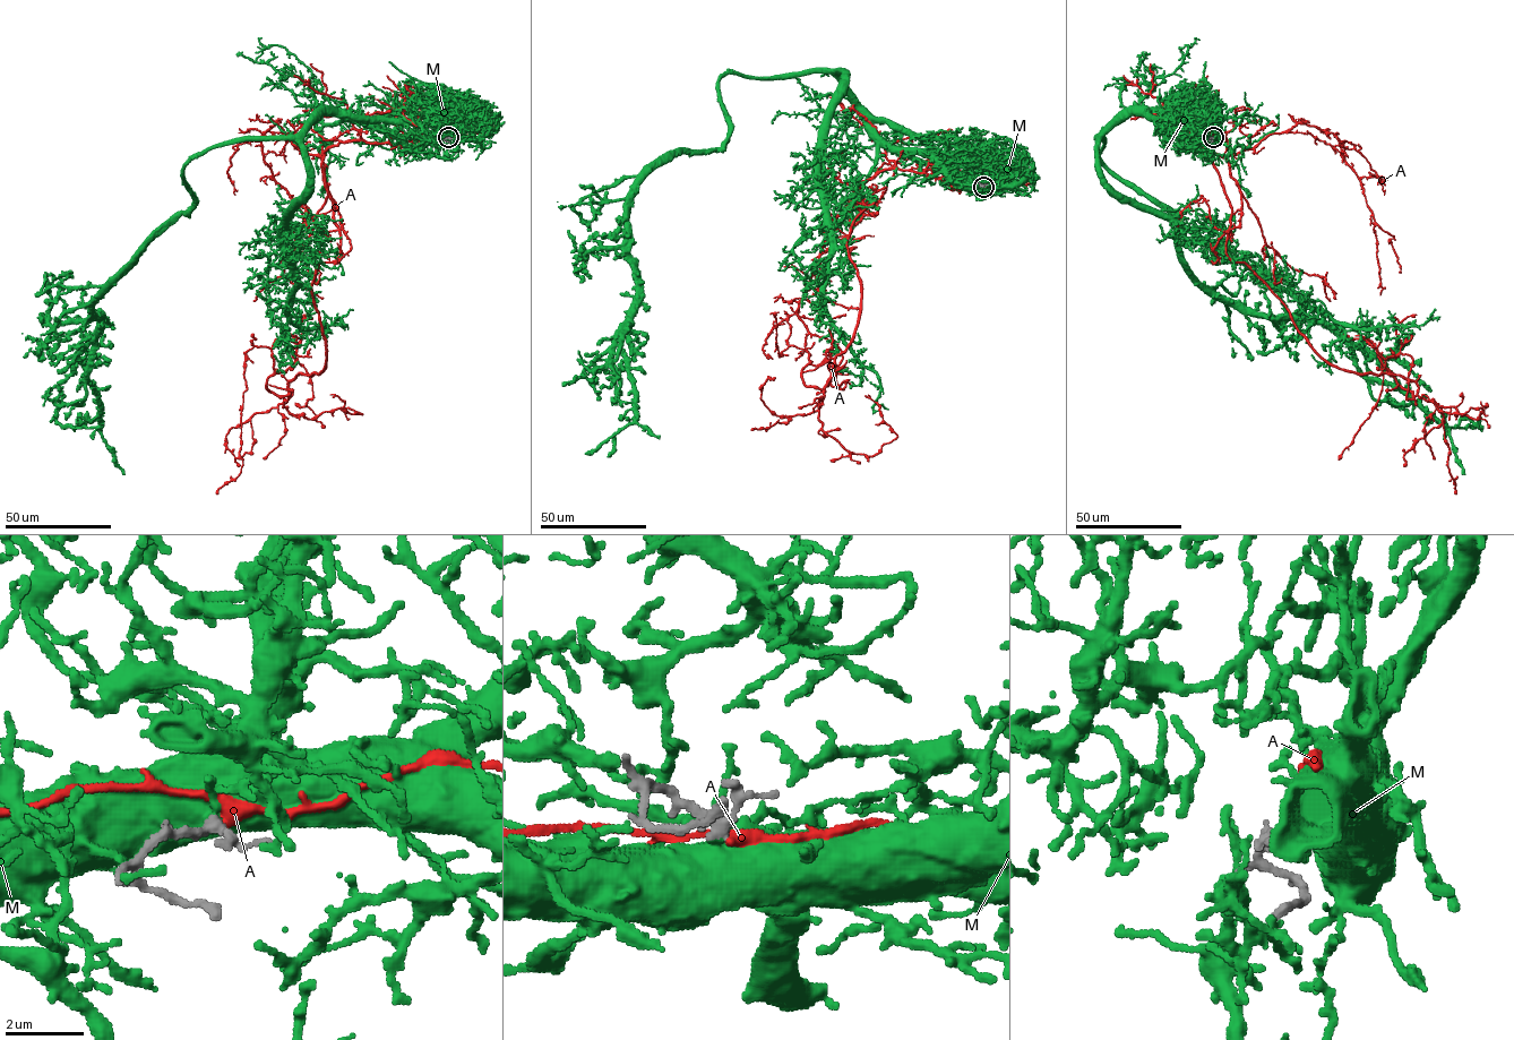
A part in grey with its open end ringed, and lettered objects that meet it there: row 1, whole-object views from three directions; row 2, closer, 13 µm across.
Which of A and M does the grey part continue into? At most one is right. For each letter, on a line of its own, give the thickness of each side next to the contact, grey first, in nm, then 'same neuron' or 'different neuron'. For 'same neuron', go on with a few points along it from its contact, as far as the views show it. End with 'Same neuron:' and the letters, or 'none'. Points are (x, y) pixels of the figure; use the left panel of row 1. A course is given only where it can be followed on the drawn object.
A: 280 nm thick on the grey side, 320 nm on the other; different neuron
M: 280 nm thick on the grey side, 440 nm on the other; same neuron; it runs (449, 137), (413, 149), (320, 114), (297, 137), (196, 154), (194, 206), (94, 300), (99, 426), (50, 422)
Same neuron: M

